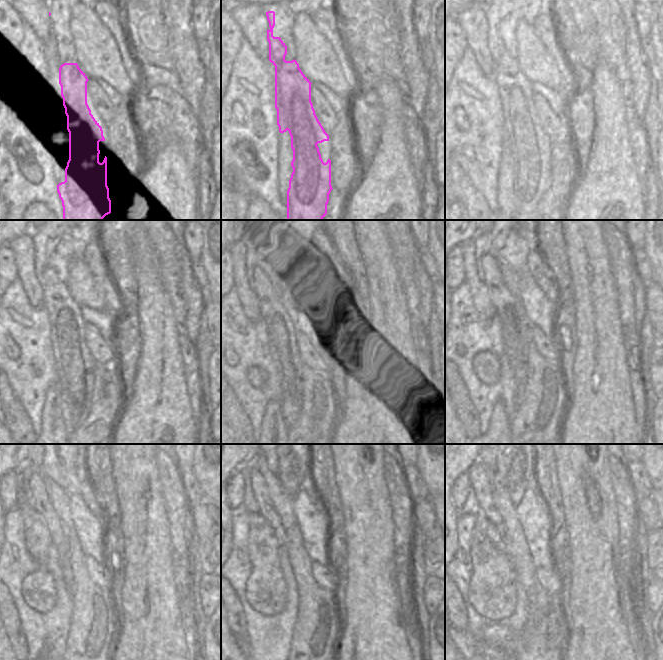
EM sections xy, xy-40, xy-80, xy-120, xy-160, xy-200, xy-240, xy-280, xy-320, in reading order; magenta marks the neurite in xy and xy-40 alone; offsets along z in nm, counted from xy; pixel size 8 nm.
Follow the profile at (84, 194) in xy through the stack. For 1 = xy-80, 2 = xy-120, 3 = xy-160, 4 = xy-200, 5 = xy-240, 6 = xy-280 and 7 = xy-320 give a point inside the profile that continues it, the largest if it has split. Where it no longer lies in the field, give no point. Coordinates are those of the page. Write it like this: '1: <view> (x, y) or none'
1: xy-80 (522, 132)
2: xy-120 (73, 361)
3: xy-160 (284, 305)
4: xy-200 (502, 282)
5: xy-240 (52, 503)
6: xy-280 (275, 504)
7: xy-320 (495, 504)

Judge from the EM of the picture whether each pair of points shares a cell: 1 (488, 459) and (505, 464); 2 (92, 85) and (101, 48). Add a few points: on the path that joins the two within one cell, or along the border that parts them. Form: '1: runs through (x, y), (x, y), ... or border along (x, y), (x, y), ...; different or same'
1: border along (497, 454), (494, 470); different
2: border along (89, 78), (93, 78), (97, 82); different

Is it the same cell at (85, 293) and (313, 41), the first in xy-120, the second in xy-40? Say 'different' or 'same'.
same

